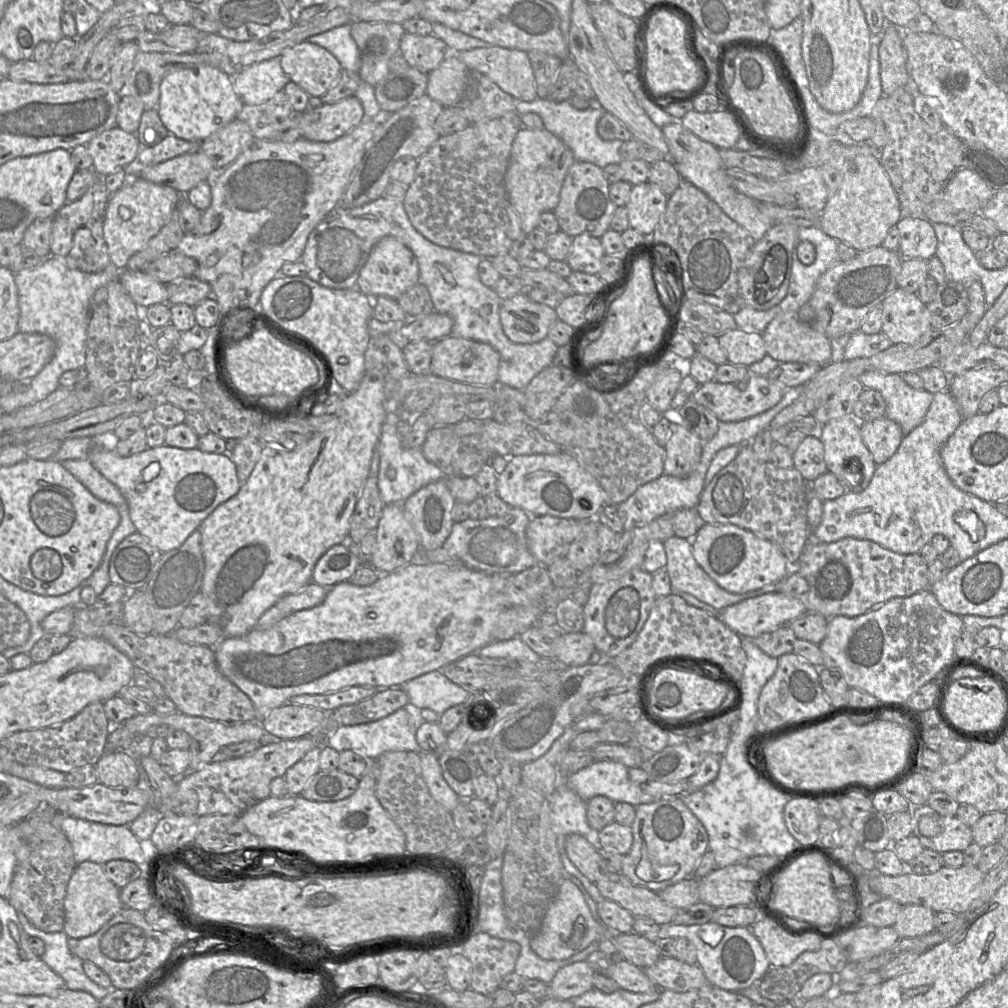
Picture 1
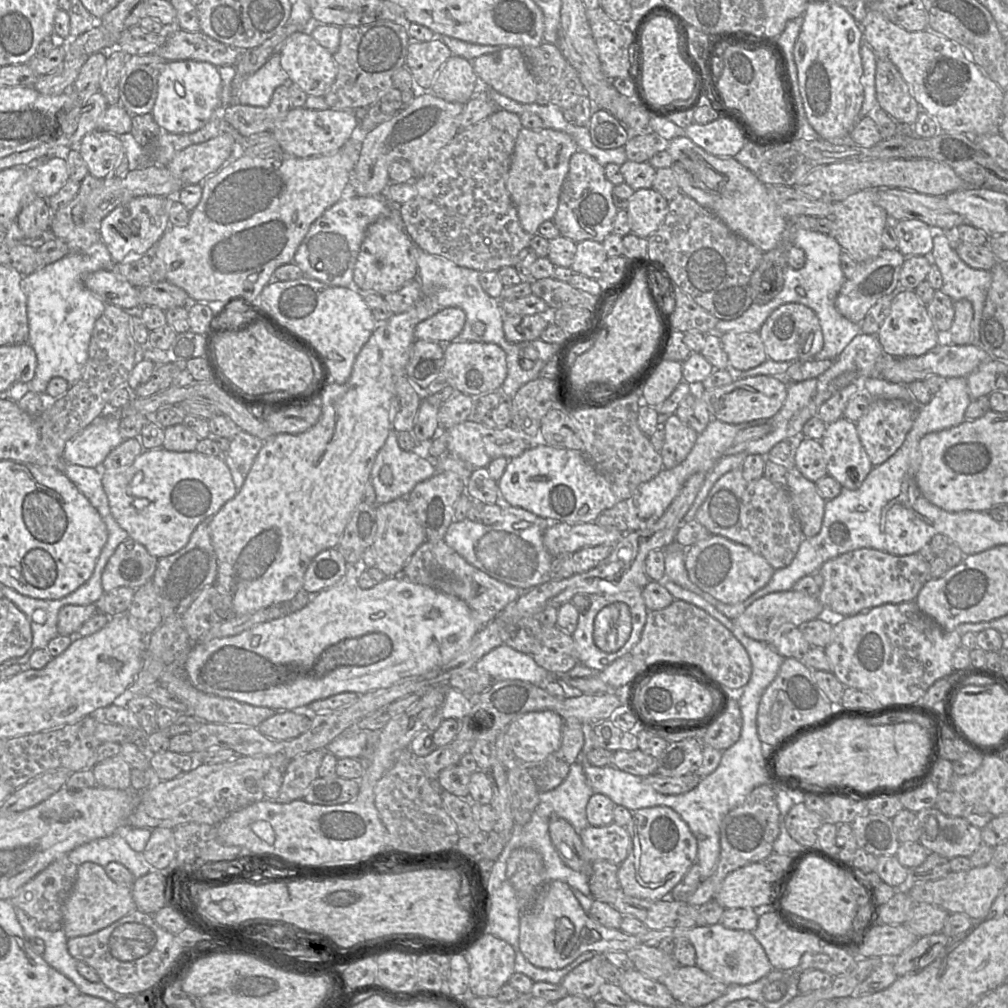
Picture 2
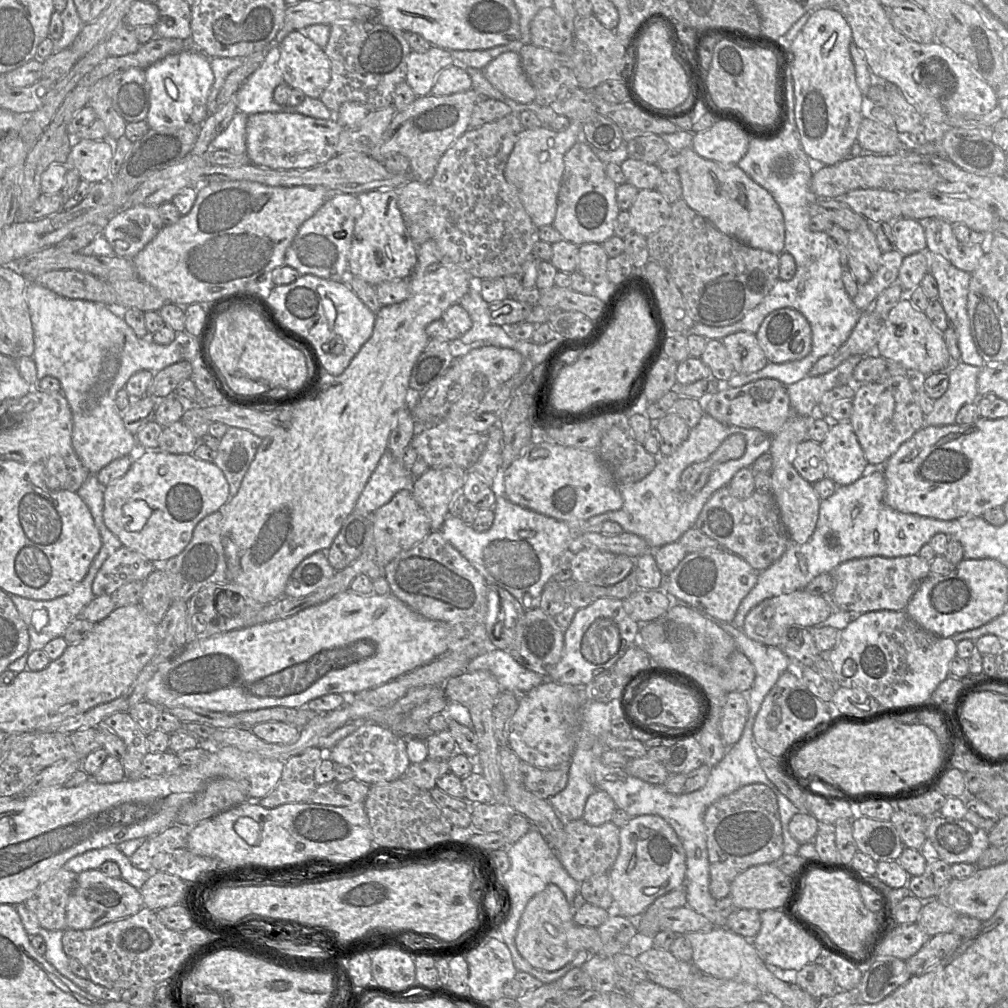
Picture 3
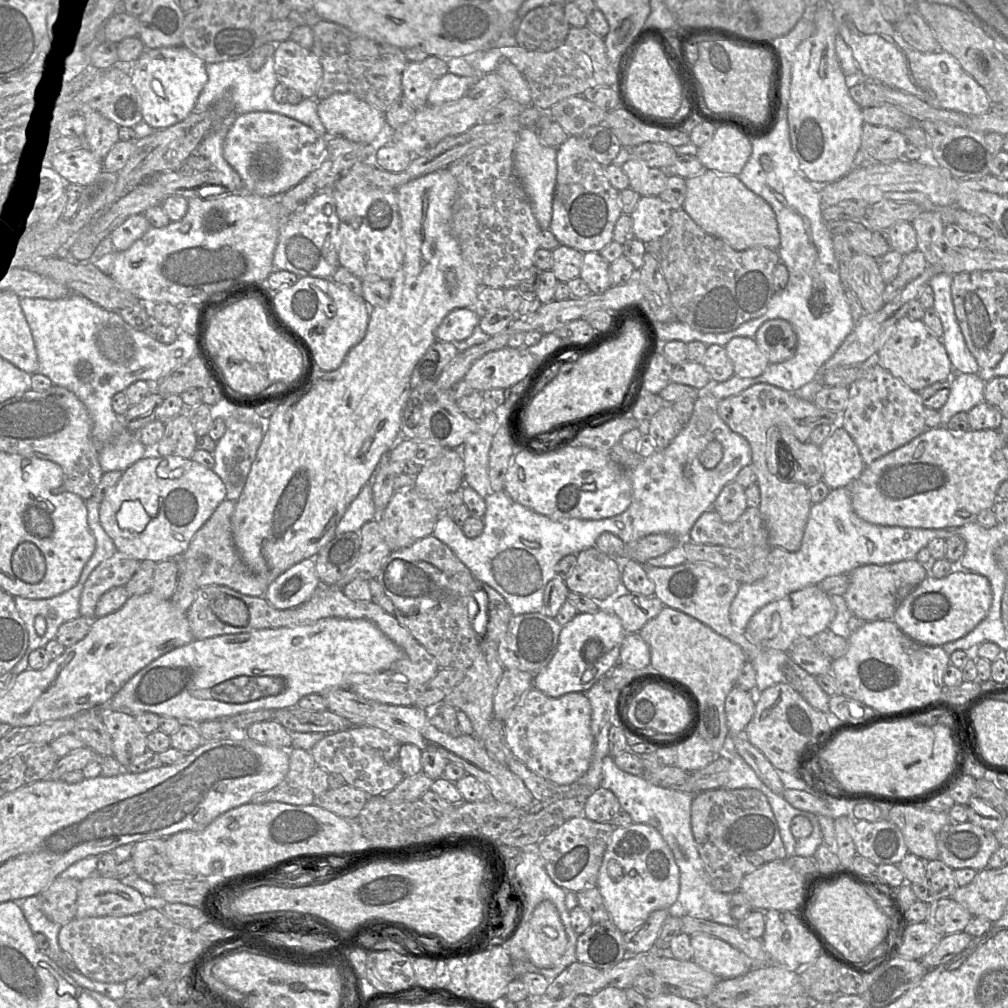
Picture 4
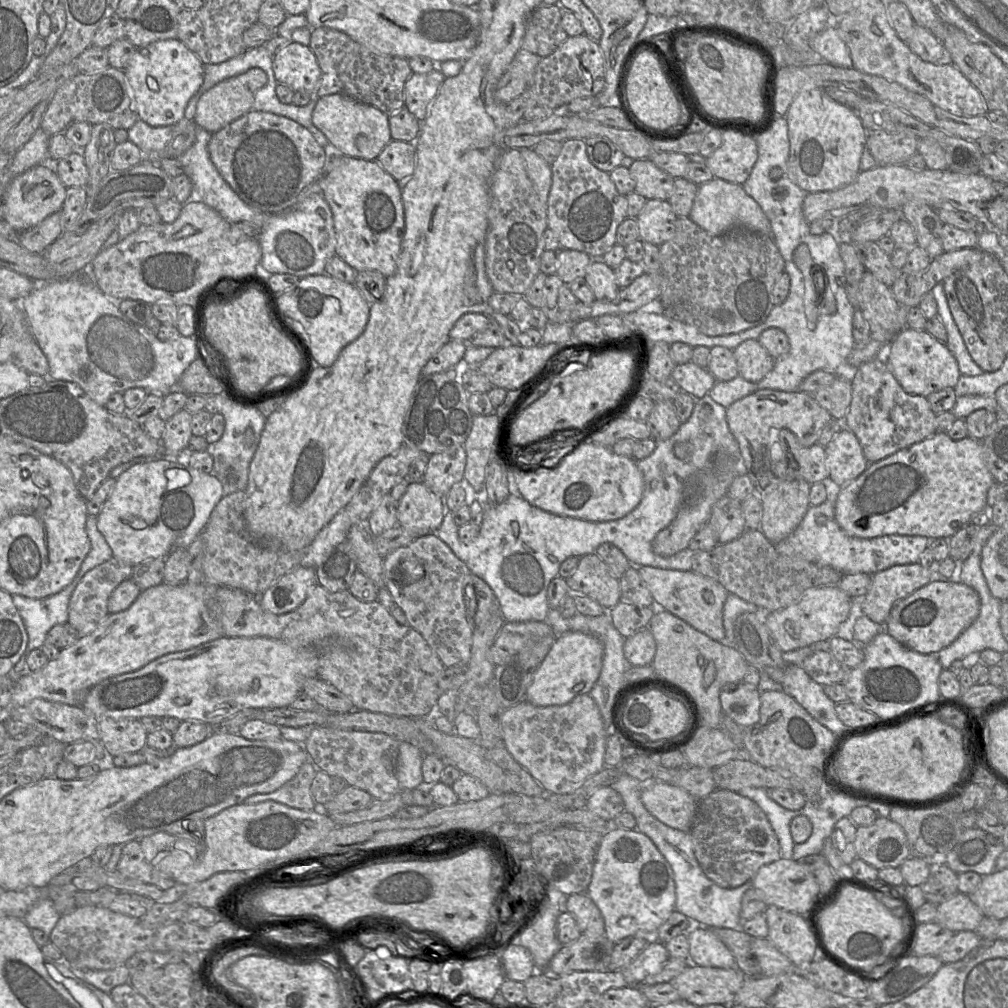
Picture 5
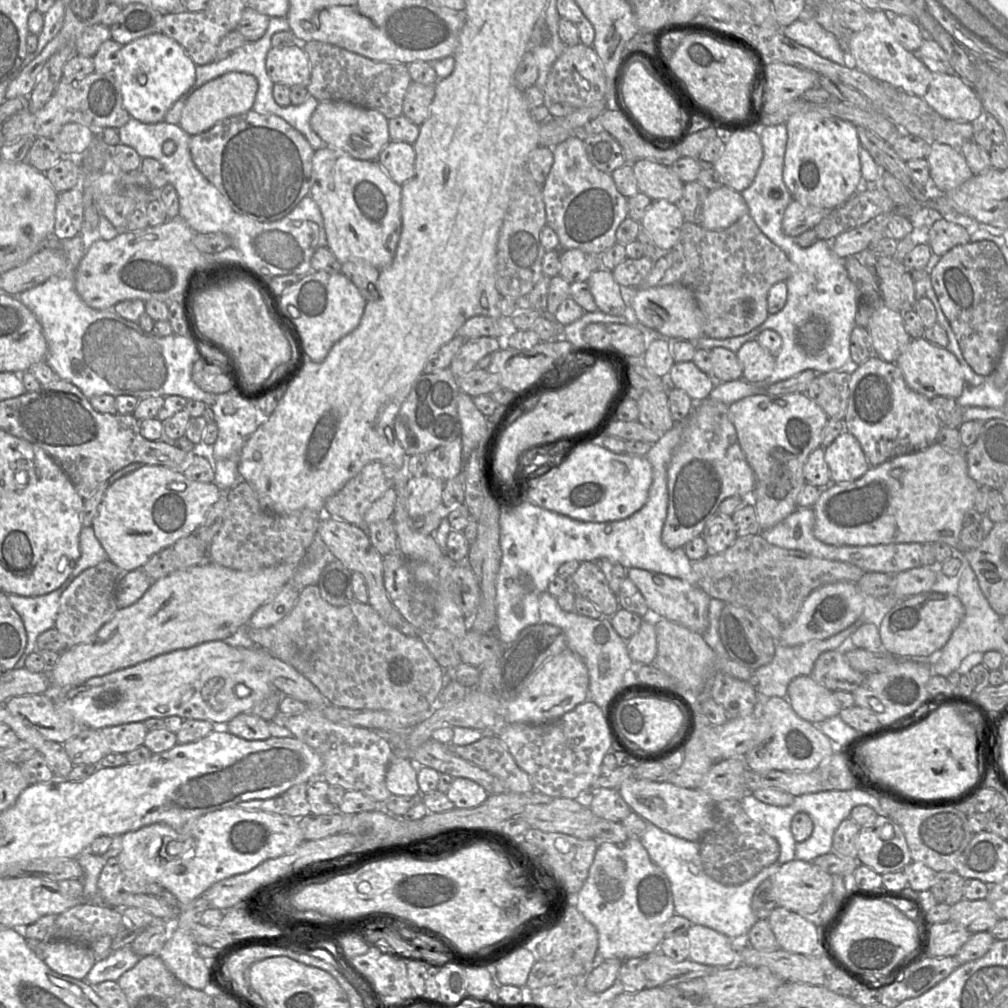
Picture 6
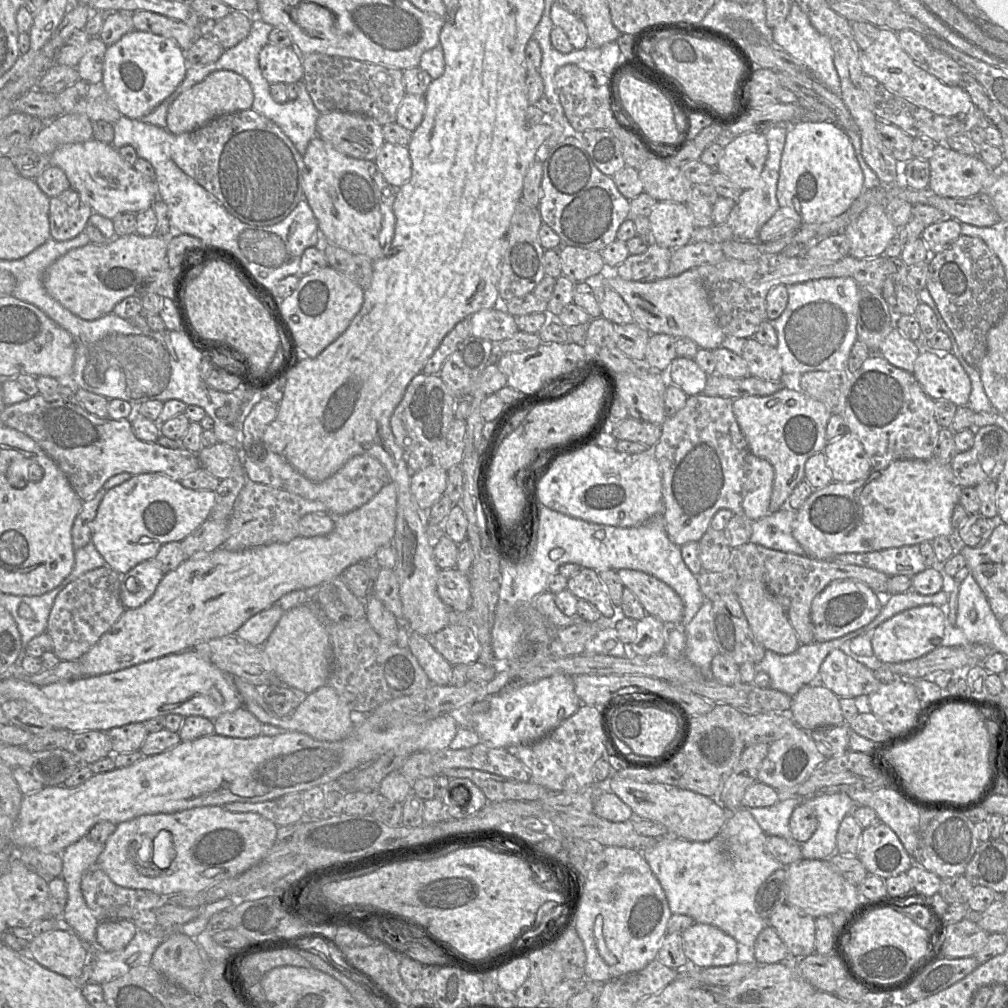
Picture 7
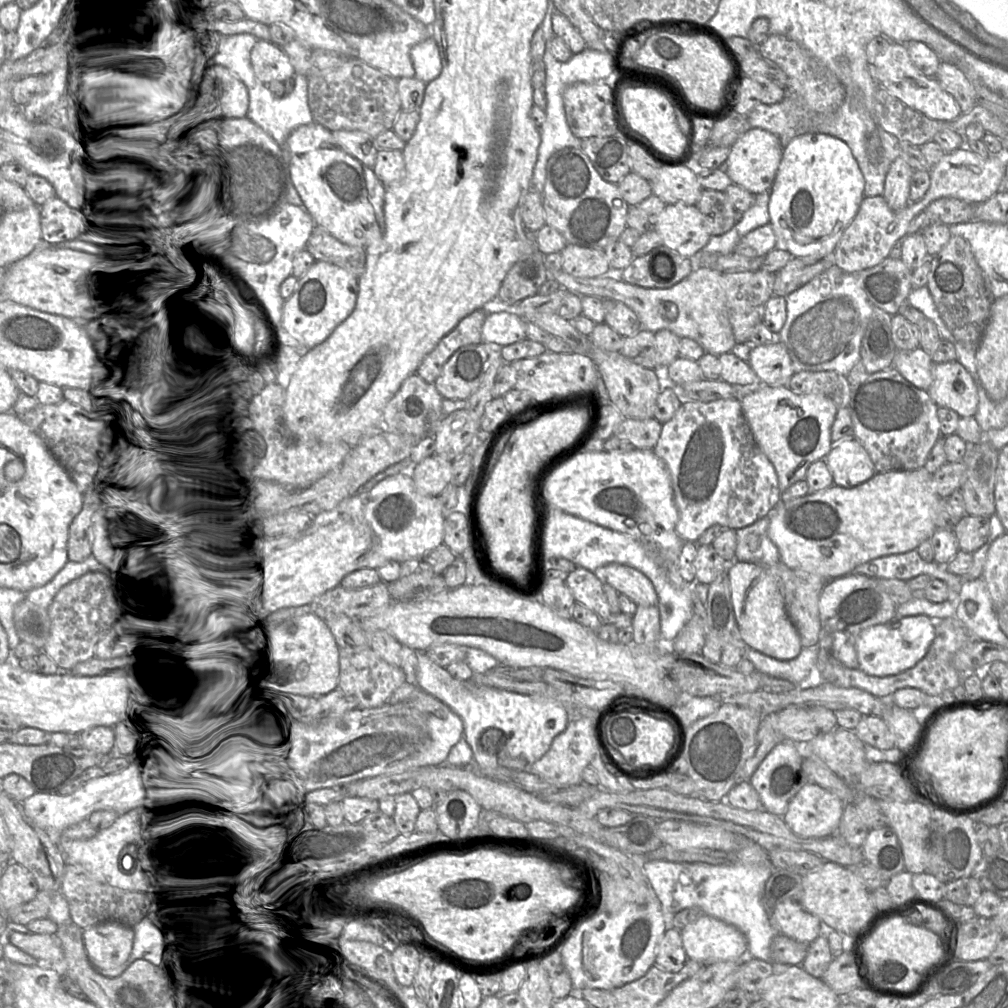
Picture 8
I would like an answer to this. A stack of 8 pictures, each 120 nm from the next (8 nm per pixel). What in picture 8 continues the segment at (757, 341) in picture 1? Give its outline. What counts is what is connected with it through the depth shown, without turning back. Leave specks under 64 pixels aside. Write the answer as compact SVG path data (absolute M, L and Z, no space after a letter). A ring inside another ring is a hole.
M778 340L752 346L747 363L763 386L785 387L795 374L788 352Z

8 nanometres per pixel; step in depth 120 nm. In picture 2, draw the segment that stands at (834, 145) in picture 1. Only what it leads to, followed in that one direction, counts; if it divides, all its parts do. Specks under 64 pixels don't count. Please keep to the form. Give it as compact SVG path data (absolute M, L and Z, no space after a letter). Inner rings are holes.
M865 189L842 201L833 202L832 221L833 229L827 235L832 236L855 262L871 260L883 249L882 232L890 219L886 211L876 204L876 189Z

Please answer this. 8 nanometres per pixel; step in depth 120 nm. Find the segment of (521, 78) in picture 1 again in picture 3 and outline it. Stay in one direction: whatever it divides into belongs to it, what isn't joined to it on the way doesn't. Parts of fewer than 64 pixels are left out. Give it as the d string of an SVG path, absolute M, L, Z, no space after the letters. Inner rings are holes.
M504 52L483 70L485 78L503 95L521 104L535 100L535 90L522 68L516 52Z

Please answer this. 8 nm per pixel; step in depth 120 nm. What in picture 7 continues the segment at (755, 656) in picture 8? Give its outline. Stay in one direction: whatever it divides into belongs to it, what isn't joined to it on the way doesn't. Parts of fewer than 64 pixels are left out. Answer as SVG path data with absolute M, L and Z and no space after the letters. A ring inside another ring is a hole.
M850 633L829 641L801 644L789 655L766 650L763 659L755 664L755 671L769 675L771 688L794 696L814 679L831 651L839 649L844 642L851 641L849 636Z

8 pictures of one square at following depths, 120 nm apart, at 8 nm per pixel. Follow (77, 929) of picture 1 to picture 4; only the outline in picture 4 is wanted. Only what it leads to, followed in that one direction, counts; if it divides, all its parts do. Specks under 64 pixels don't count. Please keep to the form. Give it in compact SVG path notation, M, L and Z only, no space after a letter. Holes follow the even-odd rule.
M95 873L80 881L76 918L135 915L148 907L149 901L127 881Z

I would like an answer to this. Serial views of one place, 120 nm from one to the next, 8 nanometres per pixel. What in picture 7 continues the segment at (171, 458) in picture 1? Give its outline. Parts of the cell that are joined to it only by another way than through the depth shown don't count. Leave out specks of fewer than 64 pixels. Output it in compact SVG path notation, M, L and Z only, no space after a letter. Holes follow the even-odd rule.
M133 475L106 491L90 524L91 542L106 565L125 574L137 564L153 559L162 545L180 542L200 527L209 518L215 499L215 491L191 490L166 475Z

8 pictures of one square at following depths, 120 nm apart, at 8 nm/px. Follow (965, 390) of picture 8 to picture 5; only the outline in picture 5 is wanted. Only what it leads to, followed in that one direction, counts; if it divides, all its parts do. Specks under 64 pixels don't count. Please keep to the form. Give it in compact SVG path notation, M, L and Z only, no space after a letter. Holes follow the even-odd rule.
M902 329L890 342L883 357L905 392L923 397L945 388L954 388L961 376L958 363L945 343L925 330Z

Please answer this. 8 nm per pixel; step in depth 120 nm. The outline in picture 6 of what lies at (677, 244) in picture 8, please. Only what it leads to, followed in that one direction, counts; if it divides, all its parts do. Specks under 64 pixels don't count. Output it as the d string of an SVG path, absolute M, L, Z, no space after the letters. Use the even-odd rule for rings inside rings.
M652 200L641 219L640 228L654 241L660 252L667 252L676 244L684 223L675 203Z

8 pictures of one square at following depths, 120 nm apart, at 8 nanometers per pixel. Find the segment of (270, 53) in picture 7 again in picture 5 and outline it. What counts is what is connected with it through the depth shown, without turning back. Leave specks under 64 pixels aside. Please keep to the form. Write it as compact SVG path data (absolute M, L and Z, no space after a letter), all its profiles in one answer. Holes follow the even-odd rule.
M289 42L273 56L272 68L276 80L293 91L314 94L321 79L321 69L312 50L296 42Z

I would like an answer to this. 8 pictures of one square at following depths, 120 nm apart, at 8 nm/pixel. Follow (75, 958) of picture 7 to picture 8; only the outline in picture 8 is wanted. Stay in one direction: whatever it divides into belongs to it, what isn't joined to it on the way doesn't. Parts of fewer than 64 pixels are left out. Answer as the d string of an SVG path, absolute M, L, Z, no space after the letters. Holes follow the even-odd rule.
M11 931L8 942L64 977L66 962L60 941L55 934L22 934Z

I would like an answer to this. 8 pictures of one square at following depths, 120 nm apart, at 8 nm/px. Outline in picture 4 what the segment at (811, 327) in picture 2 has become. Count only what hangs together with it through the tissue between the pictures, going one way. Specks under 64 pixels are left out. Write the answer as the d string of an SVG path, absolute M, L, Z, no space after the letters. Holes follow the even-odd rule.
M783 319L764 322L753 338L770 364L782 363L796 352L796 333L792 325Z

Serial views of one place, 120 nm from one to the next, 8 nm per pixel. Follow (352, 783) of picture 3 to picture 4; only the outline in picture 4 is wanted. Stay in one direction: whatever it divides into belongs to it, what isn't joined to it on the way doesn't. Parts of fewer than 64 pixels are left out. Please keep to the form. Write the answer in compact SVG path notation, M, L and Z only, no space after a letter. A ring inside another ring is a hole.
M351 785L329 789L315 797L314 804L346 819L355 819L368 802L370 796Z

